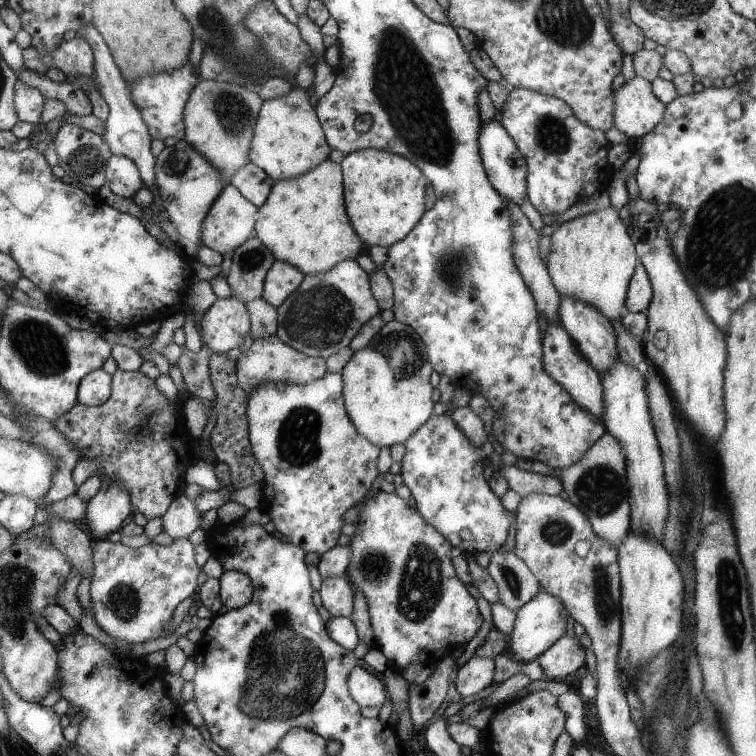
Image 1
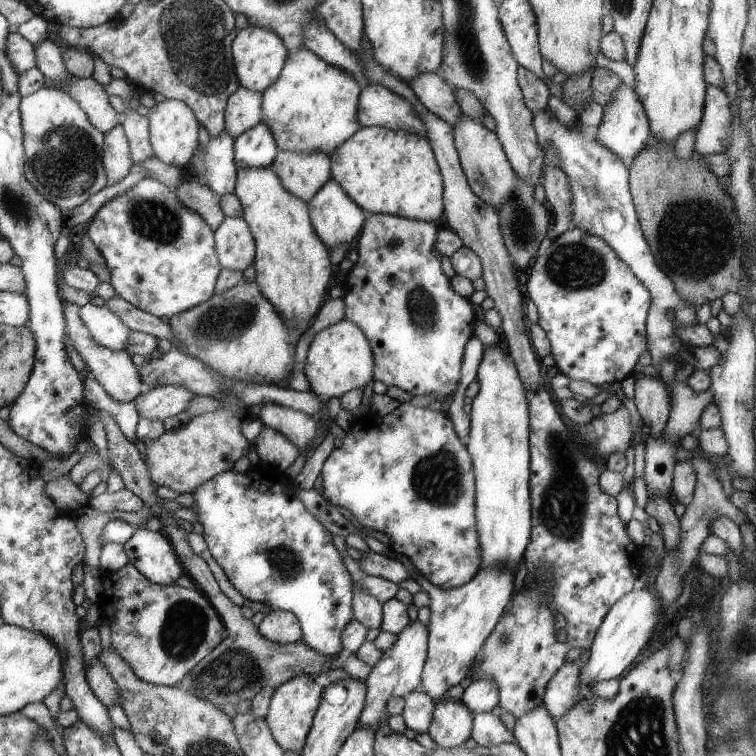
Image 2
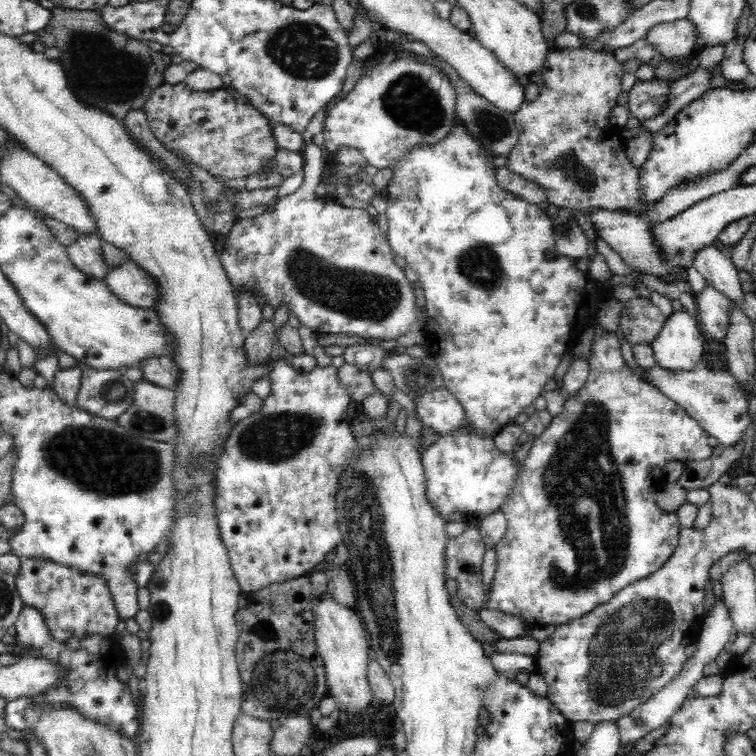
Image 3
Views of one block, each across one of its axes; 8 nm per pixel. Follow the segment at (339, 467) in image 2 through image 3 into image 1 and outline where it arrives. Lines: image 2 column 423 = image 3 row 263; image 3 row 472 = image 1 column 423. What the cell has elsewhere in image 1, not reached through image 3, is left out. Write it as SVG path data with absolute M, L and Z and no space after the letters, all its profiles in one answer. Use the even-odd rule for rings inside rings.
M444 413L431 415L425 424L419 426L407 438L403 446L405 453L400 461L400 475L402 482L410 490L415 503L414 508L419 514L435 527L435 530L438 530L452 547L457 547L463 554L497 551L507 536L507 528L513 516L501 506L499 498L487 486L481 474L484 469L481 468L481 458L475 454L475 445L462 433L462 429L457 424L453 424L453 419Z

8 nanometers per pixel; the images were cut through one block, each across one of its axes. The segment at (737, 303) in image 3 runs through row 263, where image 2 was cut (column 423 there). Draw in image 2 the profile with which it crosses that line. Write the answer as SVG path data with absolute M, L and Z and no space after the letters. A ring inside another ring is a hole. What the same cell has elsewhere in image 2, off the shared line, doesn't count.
M418 689L405 694L402 698L403 712L400 715L403 717L406 728L417 734L426 733L430 728L432 712L435 708L434 700Z

